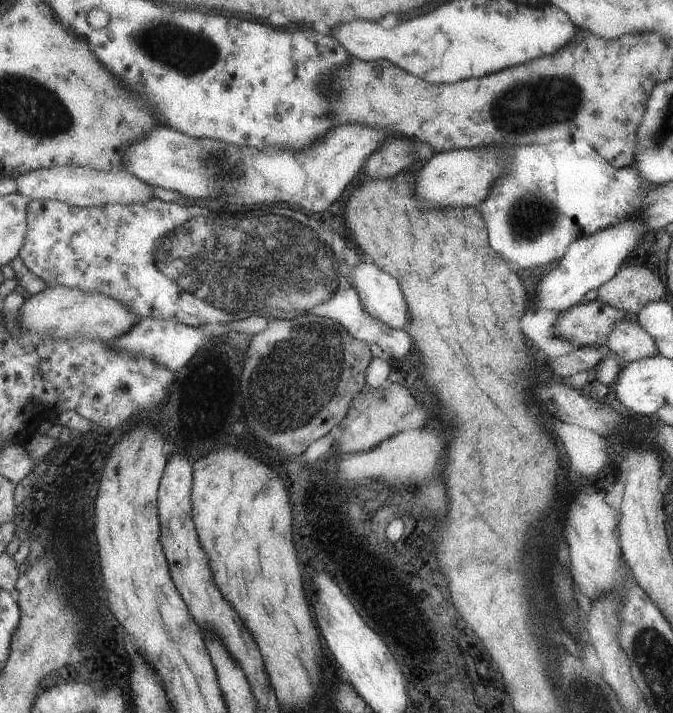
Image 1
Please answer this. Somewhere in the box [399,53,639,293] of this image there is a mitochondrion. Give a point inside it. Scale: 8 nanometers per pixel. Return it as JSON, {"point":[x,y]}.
{"point":[554,99]}

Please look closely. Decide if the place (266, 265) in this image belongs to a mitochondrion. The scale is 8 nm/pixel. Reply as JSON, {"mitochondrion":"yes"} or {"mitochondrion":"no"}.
{"mitochondrion":"yes"}

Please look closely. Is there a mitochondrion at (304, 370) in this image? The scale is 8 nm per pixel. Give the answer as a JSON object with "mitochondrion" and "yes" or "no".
{"mitochondrion":"yes"}

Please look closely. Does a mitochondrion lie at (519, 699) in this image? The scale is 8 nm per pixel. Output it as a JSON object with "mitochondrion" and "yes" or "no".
{"mitochondrion":"no"}

